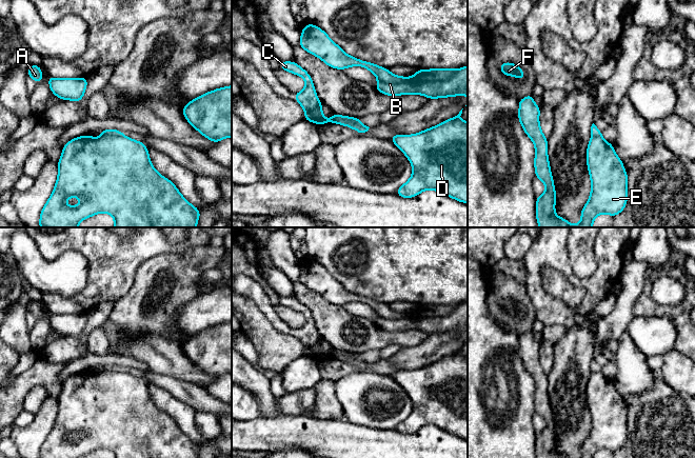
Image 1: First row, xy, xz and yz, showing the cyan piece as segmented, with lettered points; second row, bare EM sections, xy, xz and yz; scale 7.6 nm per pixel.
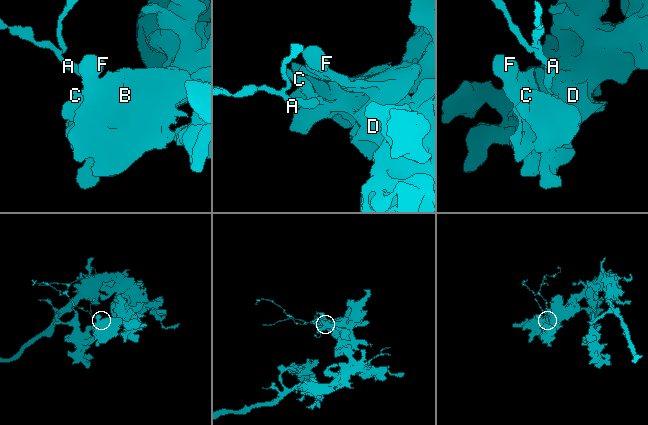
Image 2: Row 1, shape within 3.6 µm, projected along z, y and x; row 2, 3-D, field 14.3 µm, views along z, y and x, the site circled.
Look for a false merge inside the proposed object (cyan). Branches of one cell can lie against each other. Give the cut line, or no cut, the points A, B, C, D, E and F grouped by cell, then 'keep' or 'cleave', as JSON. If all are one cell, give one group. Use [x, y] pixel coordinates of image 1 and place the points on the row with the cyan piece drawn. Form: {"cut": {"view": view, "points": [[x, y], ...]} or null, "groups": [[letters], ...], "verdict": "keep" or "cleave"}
{"cut": {"view": "xz", "points": [[357, 118], [351, 121], [338, 120]]}, "groups": [["A"], ["B", "C", "D", "E", "F"]], "verdict": "cleave"}

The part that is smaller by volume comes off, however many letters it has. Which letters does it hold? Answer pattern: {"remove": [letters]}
{"remove": ["A"]}

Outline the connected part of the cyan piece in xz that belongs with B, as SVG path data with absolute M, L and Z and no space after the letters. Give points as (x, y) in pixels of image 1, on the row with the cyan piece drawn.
M311 23L304 25L299 45L330 67L342 71L351 66L361 66L369 69L378 79L375 88L383 95L418 94L429 99L458 95L468 97L468 65L458 69L418 68L411 78L395 76L388 68L349 56L323 29Z

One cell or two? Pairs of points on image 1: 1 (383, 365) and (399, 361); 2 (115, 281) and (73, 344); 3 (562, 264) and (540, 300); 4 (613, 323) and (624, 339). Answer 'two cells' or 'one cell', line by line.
1: two cells
2: two cells
3: one cell
4: two cells

